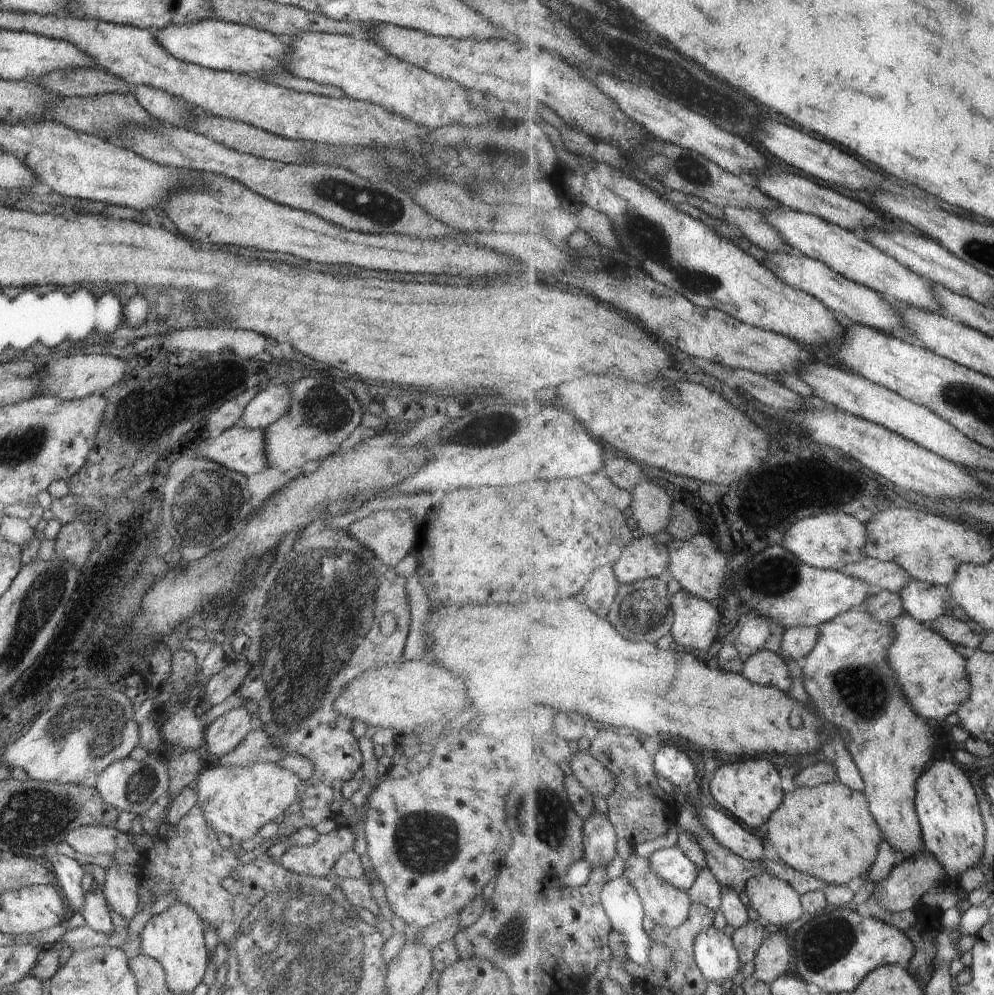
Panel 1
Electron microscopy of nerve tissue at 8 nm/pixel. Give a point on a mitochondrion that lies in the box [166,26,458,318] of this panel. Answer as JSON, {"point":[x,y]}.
{"point":[381,207]}

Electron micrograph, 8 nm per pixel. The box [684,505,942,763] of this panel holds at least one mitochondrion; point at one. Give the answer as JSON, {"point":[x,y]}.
{"point":[864,691]}

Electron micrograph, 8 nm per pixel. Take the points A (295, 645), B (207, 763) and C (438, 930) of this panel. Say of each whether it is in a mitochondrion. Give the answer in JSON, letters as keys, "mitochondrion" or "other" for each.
{"A":"mitochondrion","B":"other","C":"other"}

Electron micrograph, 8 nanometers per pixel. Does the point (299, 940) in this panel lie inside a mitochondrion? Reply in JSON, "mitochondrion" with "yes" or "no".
{"mitochondrion":"yes"}

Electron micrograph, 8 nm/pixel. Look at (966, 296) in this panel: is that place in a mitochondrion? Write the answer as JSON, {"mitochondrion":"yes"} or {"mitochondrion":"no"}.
{"mitochondrion":"no"}

